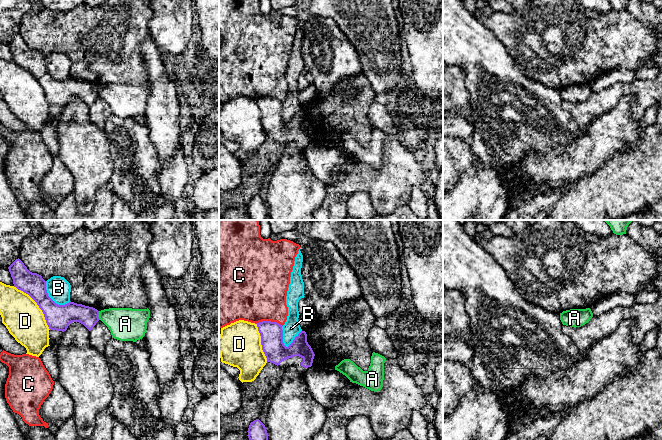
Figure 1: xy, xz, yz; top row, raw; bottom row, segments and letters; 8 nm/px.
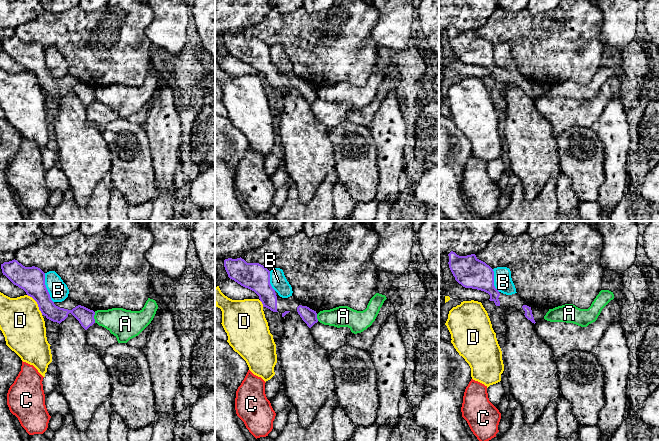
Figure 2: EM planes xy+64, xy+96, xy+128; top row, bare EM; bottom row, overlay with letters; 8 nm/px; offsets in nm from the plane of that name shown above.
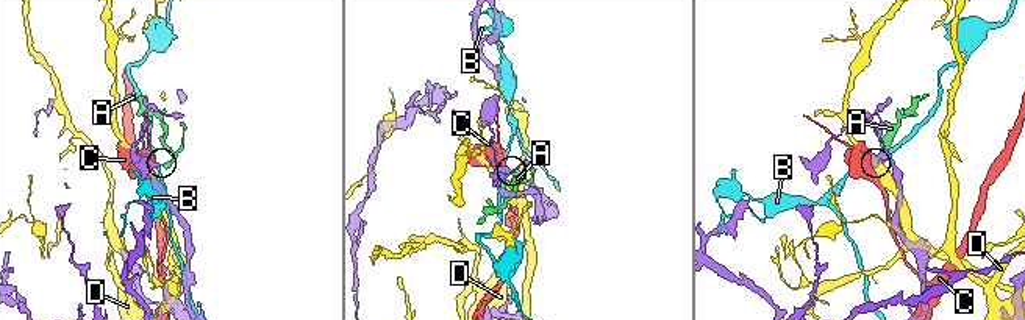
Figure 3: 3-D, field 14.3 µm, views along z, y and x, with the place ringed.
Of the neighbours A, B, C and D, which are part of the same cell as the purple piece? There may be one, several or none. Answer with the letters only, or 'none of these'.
none of these

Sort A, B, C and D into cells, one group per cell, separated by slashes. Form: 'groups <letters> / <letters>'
groups A / B / C / D

